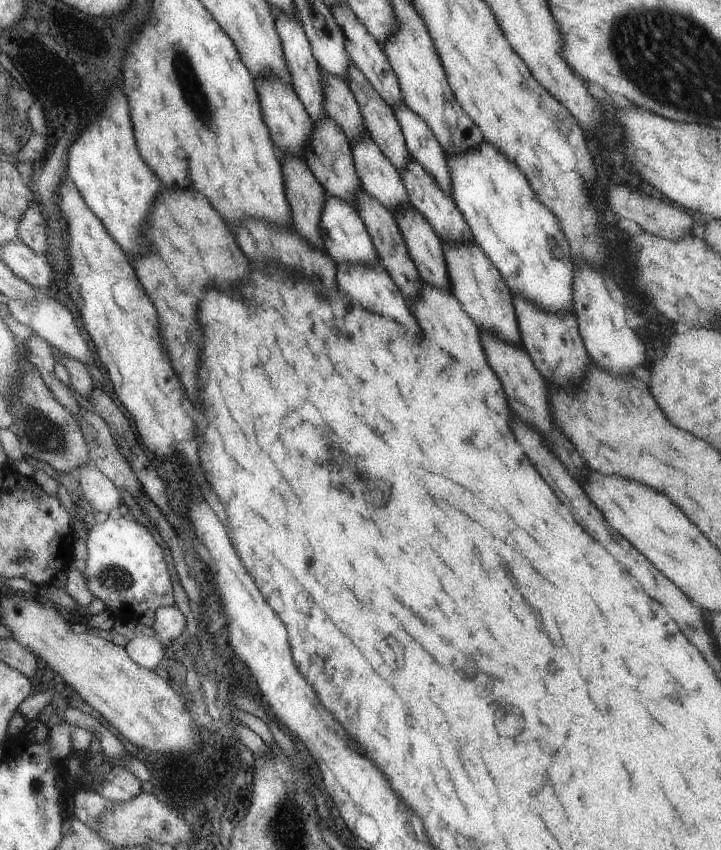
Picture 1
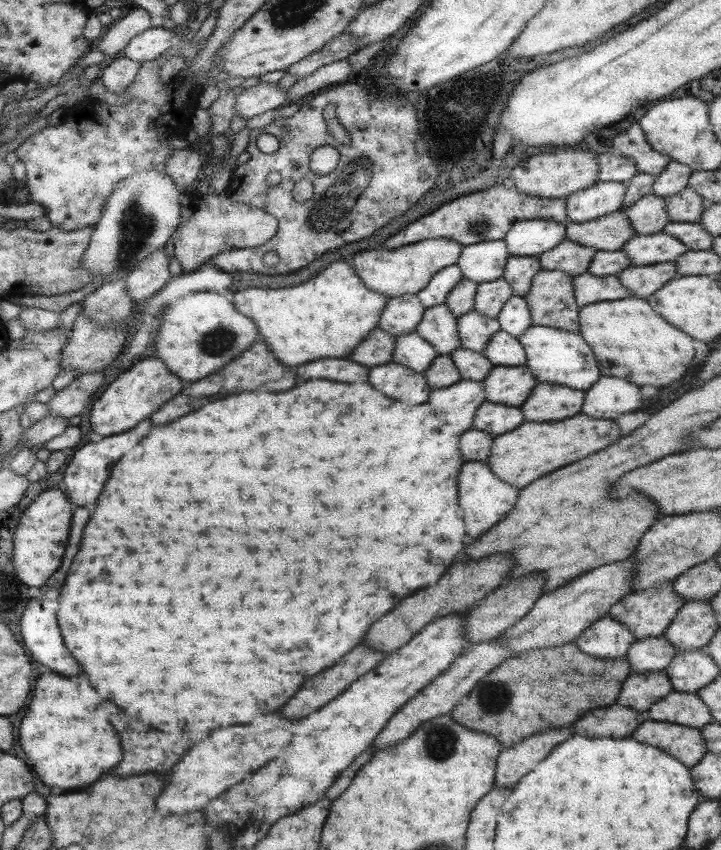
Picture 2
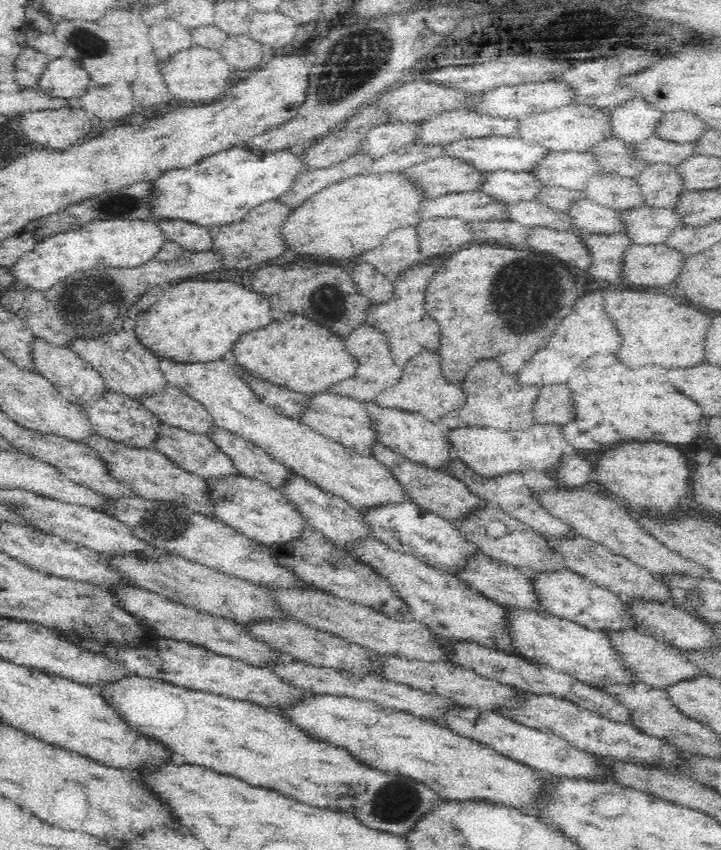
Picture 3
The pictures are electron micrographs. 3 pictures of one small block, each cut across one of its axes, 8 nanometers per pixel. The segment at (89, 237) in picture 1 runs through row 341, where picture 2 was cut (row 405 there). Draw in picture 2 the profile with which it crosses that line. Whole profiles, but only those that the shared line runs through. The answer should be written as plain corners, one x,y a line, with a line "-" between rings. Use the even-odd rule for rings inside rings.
155,358
139,359
105,388
89,411
91,432
101,434
101,437
111,436
115,432
125,432
133,428
137,422
145,420
153,414
163,402
173,398
179,392
181,384
163,364

